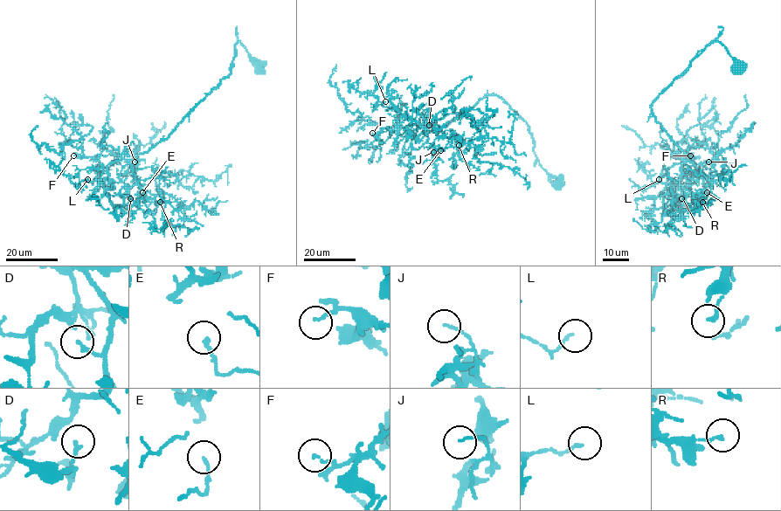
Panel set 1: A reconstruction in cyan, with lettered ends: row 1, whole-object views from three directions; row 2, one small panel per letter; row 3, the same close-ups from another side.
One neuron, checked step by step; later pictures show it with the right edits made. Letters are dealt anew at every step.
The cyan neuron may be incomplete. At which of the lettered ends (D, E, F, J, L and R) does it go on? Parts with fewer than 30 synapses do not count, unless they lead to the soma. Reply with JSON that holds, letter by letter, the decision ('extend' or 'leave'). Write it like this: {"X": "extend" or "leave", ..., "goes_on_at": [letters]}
{"D": "leave", "E": "leave", "F": "leave", "J": "leave", "L": "leave", "R": "leave", "goes_on_at": []}

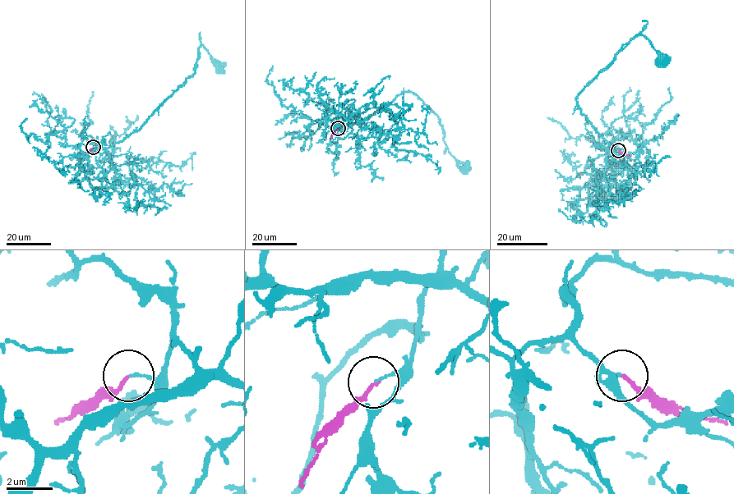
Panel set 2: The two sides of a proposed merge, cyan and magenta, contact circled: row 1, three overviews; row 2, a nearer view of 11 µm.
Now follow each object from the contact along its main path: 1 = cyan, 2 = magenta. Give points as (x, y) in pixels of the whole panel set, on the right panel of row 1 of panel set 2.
1: (618, 150), (612, 146), (606, 149), (613, 151), (581, 112), (578, 93), (639, 35), (643, 35), (666, 60)
2: (618, 150), (630, 155)

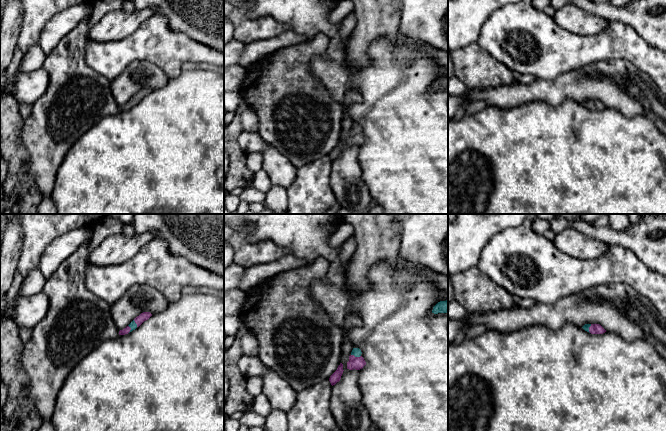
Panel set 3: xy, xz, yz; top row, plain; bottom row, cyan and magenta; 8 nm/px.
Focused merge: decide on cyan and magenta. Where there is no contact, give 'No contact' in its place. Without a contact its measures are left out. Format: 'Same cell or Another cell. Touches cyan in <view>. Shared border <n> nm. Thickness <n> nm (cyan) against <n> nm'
Same cell. Touches cyan in xz. Shared border 80 nm. Thickness 70 nm (cyan) against 110 nm

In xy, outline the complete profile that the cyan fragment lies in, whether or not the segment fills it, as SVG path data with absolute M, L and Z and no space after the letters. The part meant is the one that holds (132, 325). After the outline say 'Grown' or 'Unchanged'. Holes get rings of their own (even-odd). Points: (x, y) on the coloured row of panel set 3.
M143 312L137 316L126 328L119 331L119 335L125 335L132 332L139 327L144 321L148 320L152 314L150 312Z. Grown

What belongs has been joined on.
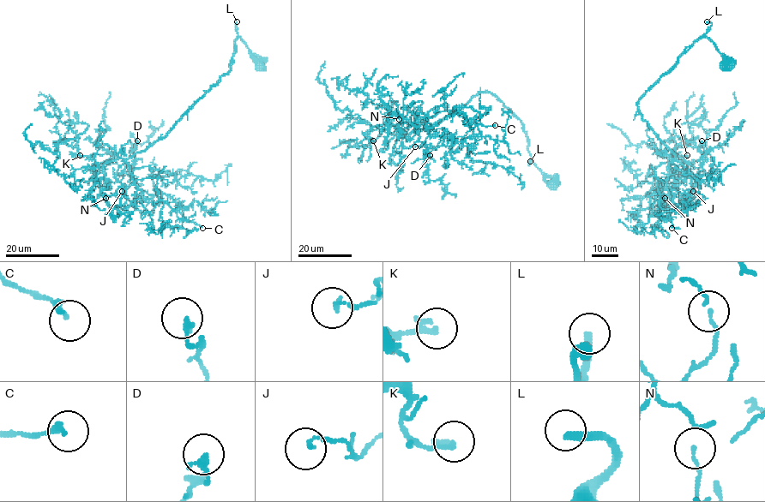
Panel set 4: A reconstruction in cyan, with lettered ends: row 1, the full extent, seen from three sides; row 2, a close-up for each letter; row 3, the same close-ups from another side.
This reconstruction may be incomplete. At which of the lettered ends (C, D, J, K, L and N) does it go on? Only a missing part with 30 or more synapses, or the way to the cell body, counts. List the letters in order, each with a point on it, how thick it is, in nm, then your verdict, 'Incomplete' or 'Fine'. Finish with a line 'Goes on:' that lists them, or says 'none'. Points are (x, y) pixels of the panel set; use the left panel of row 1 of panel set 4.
C: Place: (202, 228). Thickness 240 nm. Fine
D: Place: (137, 140). Thickness 220 nm. Fine
J: Place: (122, 191). Thickness 140 nm. Fine
K: Place: (80, 155). Thickness 200 nm. Fine
L: Place: (237, 21). Thickness 300 nm. Incomplete
N: Place: (105, 198). Thickness 110 nm. Fine
Goes on: L

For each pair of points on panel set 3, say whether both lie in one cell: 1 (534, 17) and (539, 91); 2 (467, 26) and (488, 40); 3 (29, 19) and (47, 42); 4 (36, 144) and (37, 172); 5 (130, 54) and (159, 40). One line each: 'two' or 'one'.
1: two
2: two
3: two
4: one
5: one

